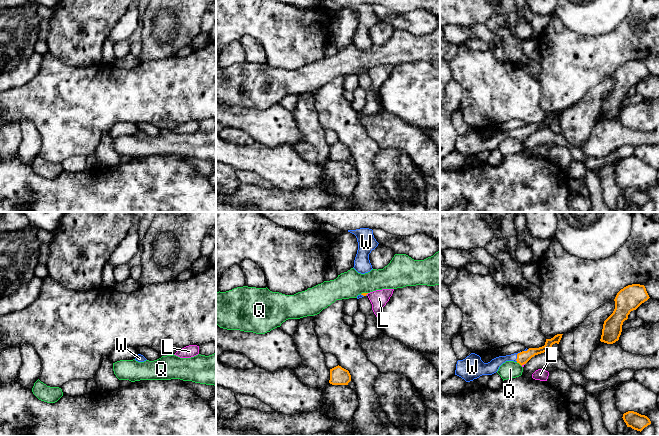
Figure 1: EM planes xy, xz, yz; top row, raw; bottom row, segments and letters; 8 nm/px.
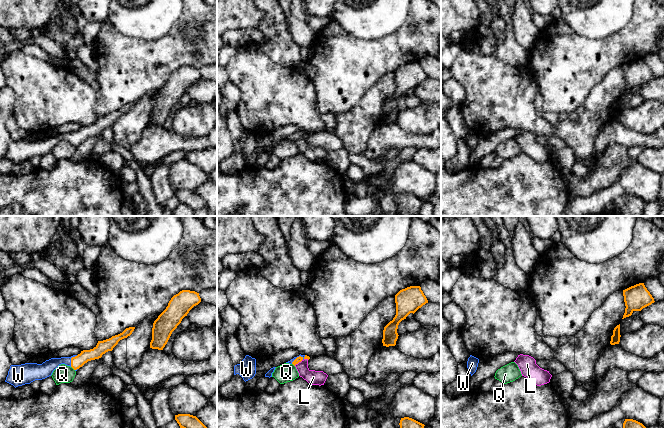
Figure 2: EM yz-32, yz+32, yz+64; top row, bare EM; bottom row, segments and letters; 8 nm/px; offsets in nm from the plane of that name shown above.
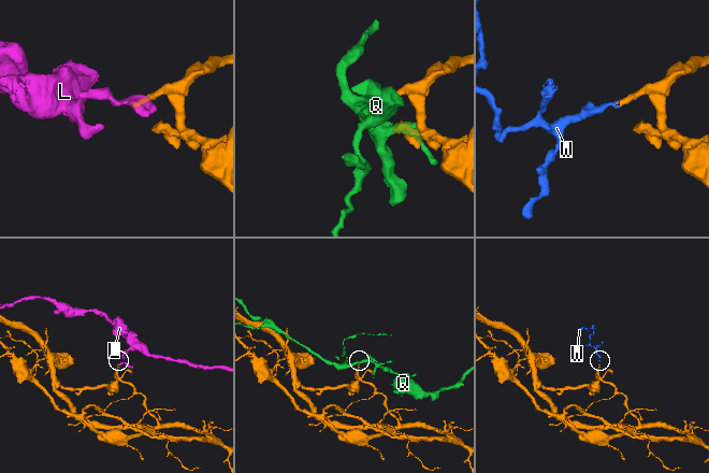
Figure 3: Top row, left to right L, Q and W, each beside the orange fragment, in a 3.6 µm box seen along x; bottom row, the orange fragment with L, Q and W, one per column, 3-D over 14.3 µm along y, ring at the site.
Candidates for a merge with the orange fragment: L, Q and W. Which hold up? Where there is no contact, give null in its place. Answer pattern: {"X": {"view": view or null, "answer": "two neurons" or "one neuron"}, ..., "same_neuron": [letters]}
{"L": {"view": "yz", "answer": "two neurons"}, "Q": {"view": "yz", "answer": "two neurons"}, "W": {"view": "yz", "answer": "one neuron"}, "same_neuron": ["W"]}

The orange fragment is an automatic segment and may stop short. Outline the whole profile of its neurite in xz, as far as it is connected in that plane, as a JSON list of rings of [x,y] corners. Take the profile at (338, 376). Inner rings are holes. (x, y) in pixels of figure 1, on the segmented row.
[[[336,366],[330,369],[330,380],[329,383],[332,385],[348,385],[351,381],[351,375],[348,370],[341,366]]]

